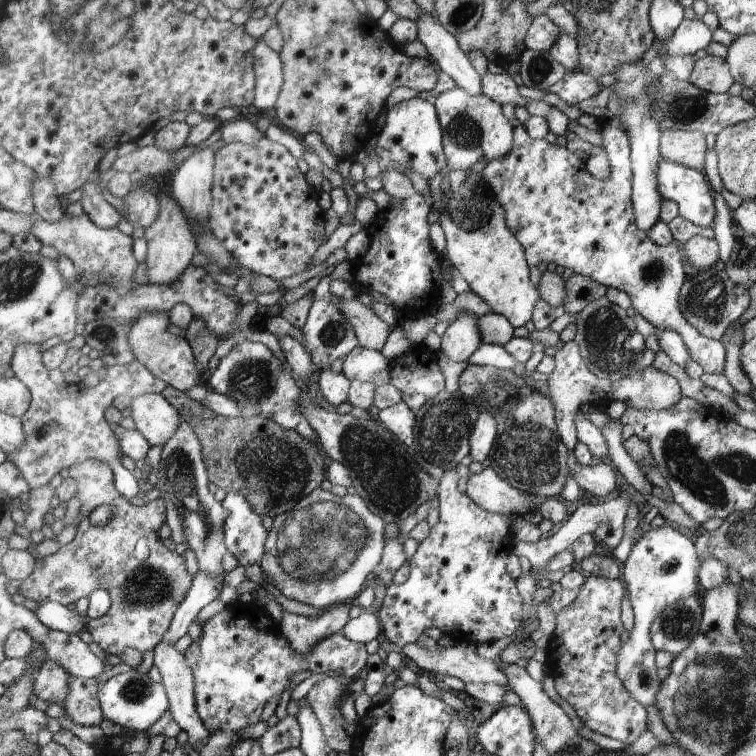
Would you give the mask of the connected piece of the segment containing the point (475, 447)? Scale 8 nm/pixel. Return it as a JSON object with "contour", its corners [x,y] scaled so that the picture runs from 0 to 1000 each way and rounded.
{"contour":[[[647,545],[638,546],[619,578],[620,601],[626,610],[640,611],[659,577],[656,554]]]}

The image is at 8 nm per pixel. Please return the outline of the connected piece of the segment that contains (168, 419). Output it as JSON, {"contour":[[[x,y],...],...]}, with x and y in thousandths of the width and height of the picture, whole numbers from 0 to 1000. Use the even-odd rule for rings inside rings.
{"contour":[[[209,520],[177,522],[172,542],[179,566],[190,575],[200,591],[214,593],[239,557],[233,538]]]}

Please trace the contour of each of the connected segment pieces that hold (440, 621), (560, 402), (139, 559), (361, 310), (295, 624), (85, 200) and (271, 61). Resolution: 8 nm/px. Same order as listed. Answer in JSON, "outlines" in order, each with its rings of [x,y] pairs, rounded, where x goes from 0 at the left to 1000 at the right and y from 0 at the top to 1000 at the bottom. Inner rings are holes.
{"outlines":[[[[603,618],[585,626],[578,646],[579,690],[570,696],[566,709],[553,718],[541,742],[542,761],[537,770],[516,774],[505,802],[496,808],[504,825],[504,844],[512,844],[529,856],[549,851],[563,831],[582,831],[587,840],[595,840],[603,849],[632,854],[675,841],[692,824],[692,790],[683,780],[684,770],[669,757],[669,739],[683,718],[676,705],[676,690],[685,683],[646,677],[619,655],[606,649],[604,634]]],[[[759,450],[747,452],[731,472],[734,474],[733,489],[726,495],[725,503],[720,505],[726,513],[722,524],[731,530],[735,540],[737,566],[741,569],[743,582],[747,582],[754,595],[758,595],[766,583],[761,565],[761,550],[772,534],[782,534],[791,542],[802,544],[808,532],[817,529],[817,532],[825,532],[829,538],[874,544],[890,538],[905,526],[896,499],[886,497],[886,493],[877,493],[862,483],[852,485],[852,489],[844,491],[841,495],[825,496],[816,504],[794,503],[774,484],[769,462]]],[[[114,607],[97,614],[91,619],[91,628],[101,634],[102,655],[107,663],[104,677],[108,680],[108,687],[98,713],[81,722],[70,734],[48,741],[45,757],[32,767],[13,769],[12,782],[17,786],[29,786],[32,791],[41,791],[49,798],[67,794],[89,802],[94,796],[101,798],[108,790],[119,788],[130,779],[138,779],[147,788],[147,803],[138,815],[114,823],[114,832],[119,836],[123,849],[127,849],[140,865],[157,868],[168,857],[180,858],[189,865],[214,849],[214,843],[224,833],[234,804],[239,802],[249,779],[254,775],[255,762],[246,753],[245,737],[224,728],[209,706],[212,696],[222,685],[221,669],[212,659],[184,671],[172,667],[169,659],[156,651],[148,620],[131,608]],[[136,667],[149,669],[148,688],[139,694],[124,693],[119,681],[127,671]]],[[[471,394],[448,396],[448,409],[467,430],[476,458],[493,464],[505,463],[519,434],[493,411],[491,405],[481,405]]],[[[460,796],[434,803],[419,817],[374,807],[370,833],[386,857],[405,865],[433,841],[452,835],[463,820],[463,802]]],[[[124,228],[110,247],[108,272],[118,290],[136,303],[153,303],[163,288],[146,269],[138,265],[131,246],[128,228]]],[[[349,52],[340,53],[335,63],[339,77],[339,132],[337,148],[349,152],[357,143],[362,143],[370,130],[376,114],[376,90],[372,73],[354,62]]]]}

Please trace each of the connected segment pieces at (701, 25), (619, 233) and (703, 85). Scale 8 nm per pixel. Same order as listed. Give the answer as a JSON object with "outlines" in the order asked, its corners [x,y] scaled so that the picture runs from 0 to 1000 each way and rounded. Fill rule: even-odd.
{"outlines":[[[[923,22],[905,25],[893,40],[890,49],[878,57],[884,74],[917,73],[927,63],[935,63],[942,56],[939,37]]],[[[690,164],[680,169],[680,196],[668,206],[667,210],[652,212],[646,216],[643,221],[636,226],[639,238],[649,249],[655,263],[659,266],[659,270],[663,270],[663,274],[668,276],[668,290],[669,296],[673,298],[673,302],[683,310],[683,313],[689,319],[690,324],[694,324],[696,339],[702,349],[702,353],[710,353],[713,347],[722,345],[733,347],[733,349],[746,352],[747,354],[757,354],[762,364],[772,364],[774,366],[787,370],[791,376],[799,377],[804,381],[817,381],[817,384],[825,384],[828,389],[833,393],[835,405],[839,410],[853,421],[860,429],[864,429],[873,437],[885,437],[894,438],[905,451],[907,460],[914,468],[914,474],[918,475],[926,484],[929,484],[931,492],[937,493],[952,493],[956,495],[959,489],[959,476],[963,470],[959,462],[959,455],[952,450],[939,448],[938,446],[931,444],[931,442],[925,440],[922,434],[918,434],[918,430],[914,430],[909,423],[905,413],[899,403],[899,392],[901,381],[910,370],[907,361],[907,344],[906,344],[906,331],[902,324],[894,317],[886,319],[882,324],[868,323],[864,317],[860,317],[860,313],[856,307],[852,307],[849,303],[845,303],[841,298],[841,286],[837,282],[837,221],[836,221],[836,200],[832,192],[832,180],[828,180],[828,173],[815,168],[815,164],[799,164],[794,168],[794,179],[796,193],[800,197],[800,201],[804,206],[804,213],[807,217],[807,234],[799,238],[792,238],[788,234],[783,233],[775,225],[772,213],[769,213],[759,202],[751,200],[749,194],[739,196],[735,190],[726,190],[721,184],[706,184],[696,175],[696,171]]],[[[935,73],[919,82],[911,106],[918,114],[938,123],[960,123],[972,110],[966,86],[960,79]]]]}

